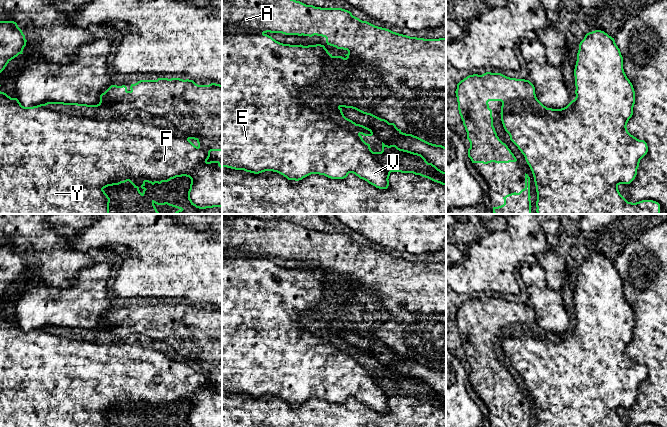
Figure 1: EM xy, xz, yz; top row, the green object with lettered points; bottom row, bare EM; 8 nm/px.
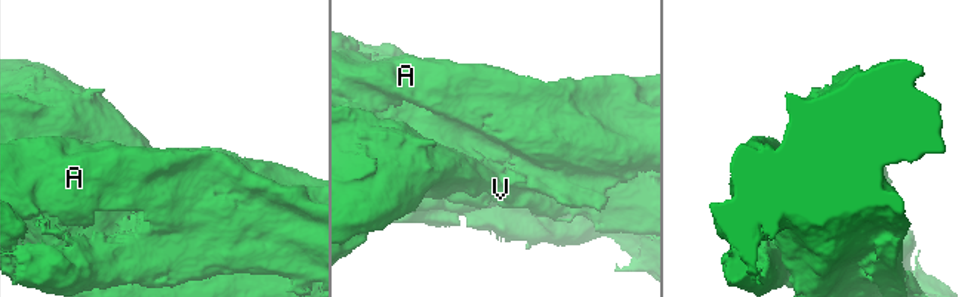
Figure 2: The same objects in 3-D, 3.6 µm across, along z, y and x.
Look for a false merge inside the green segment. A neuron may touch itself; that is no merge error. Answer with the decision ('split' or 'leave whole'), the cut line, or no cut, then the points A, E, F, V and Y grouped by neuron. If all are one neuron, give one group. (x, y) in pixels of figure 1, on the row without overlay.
split; cut xy (43, 328), (98, 344), (138, 344), (188, 363); groups A / E F V Y

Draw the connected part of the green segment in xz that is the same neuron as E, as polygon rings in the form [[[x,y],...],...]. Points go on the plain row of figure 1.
[[[226,258],[222,259],[222,391],[235,394],[244,394],[246,396],[259,398],[265,395],[277,396],[288,404],[299,405],[311,398],[324,399],[331,403],[344,403],[349,397],[353,397],[360,403],[379,413],[387,413],[389,410],[390,397],[374,380],[370,368],[366,367],[362,360],[372,360],[371,353],[356,348],[346,342],[342,332],[336,329],[336,323],[318,321],[309,315],[309,312],[315,310],[317,306],[325,300],[326,290],[331,286],[330,277],[324,269],[290,269],[283,268],[267,258]]]

